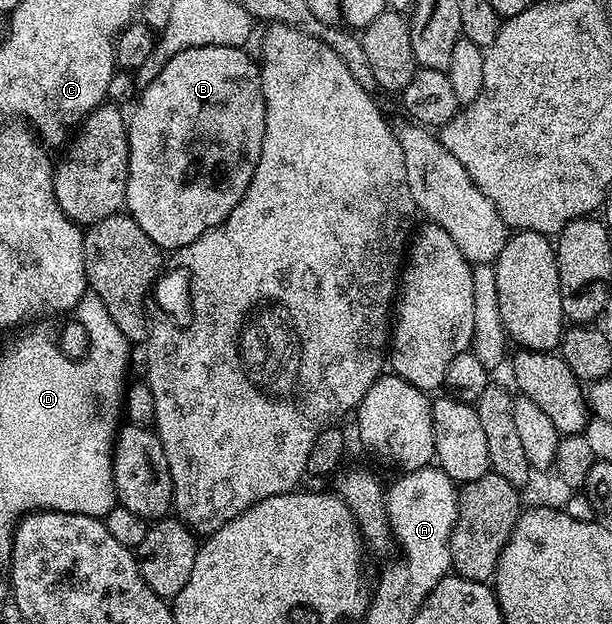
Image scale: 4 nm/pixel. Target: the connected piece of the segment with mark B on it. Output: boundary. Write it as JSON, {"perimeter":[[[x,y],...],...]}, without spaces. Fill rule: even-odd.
{"perimeter":[[[197,46],[196,48],[184,48],[184,52],[176,52],[172,60],[157,67],[154,79],[137,95],[133,103],[134,115],[128,118],[128,144],[130,145],[130,159],[128,160],[128,180],[126,181],[126,204],[125,209],[130,217],[148,232],[150,239],[164,252],[173,252],[192,244],[204,232],[221,224],[240,204],[248,184],[252,180],[252,172],[256,172],[256,164],[260,160],[260,152],[264,144],[264,132],[266,131],[266,101],[262,91],[262,71],[259,63],[254,62],[246,55],[247,51],[242,48],[220,48],[219,46]]]}

